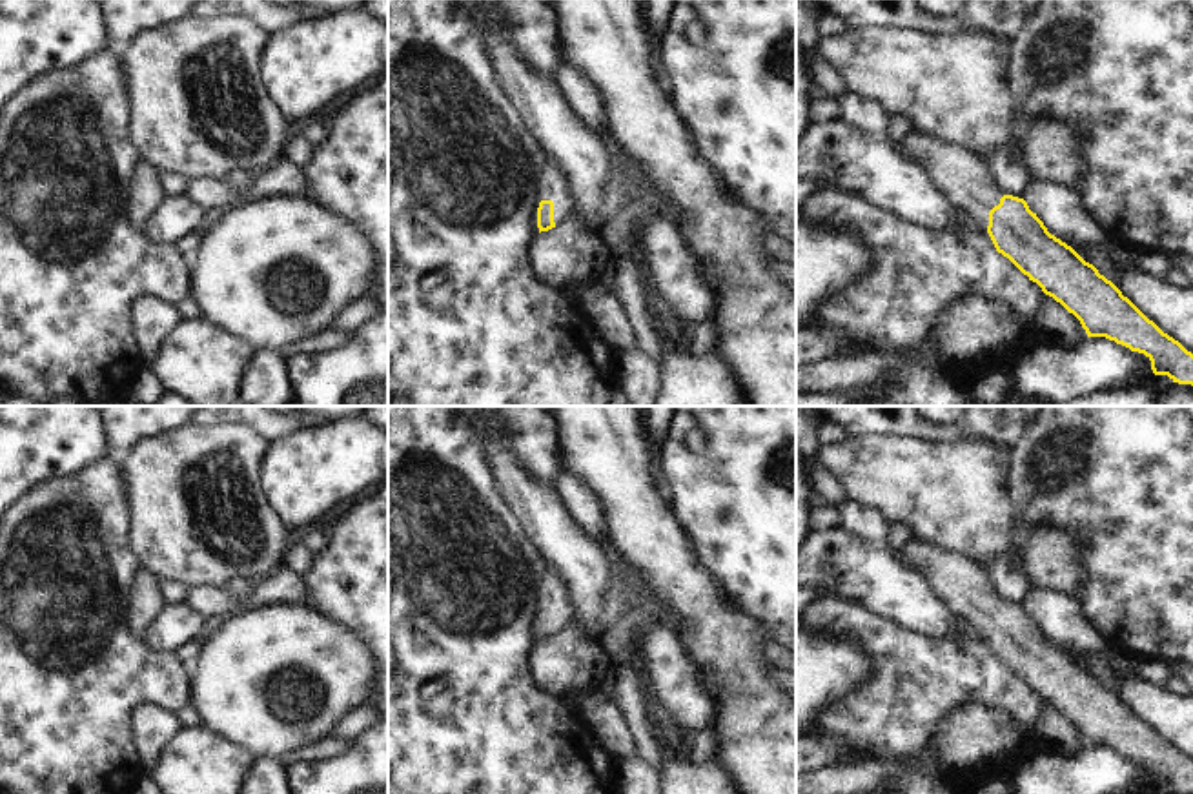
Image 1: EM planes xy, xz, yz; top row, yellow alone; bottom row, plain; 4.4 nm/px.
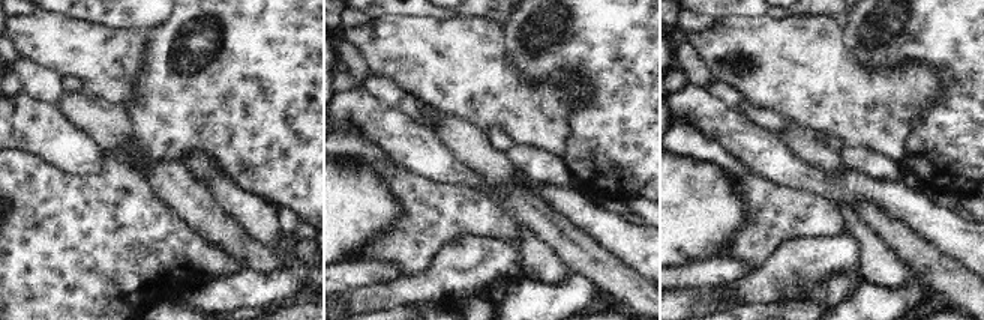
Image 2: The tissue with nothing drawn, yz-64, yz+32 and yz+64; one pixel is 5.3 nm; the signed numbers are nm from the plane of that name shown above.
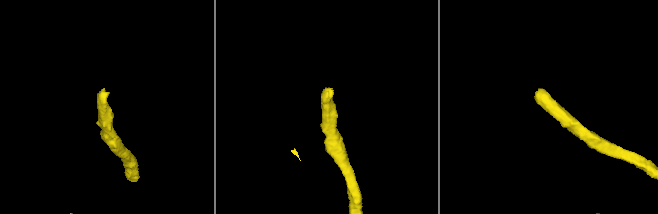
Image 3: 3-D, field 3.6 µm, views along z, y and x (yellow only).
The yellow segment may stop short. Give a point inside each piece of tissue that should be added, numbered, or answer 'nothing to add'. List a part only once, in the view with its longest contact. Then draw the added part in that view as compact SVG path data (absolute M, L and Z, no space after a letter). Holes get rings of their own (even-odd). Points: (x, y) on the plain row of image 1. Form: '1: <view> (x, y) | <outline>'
1: xz (554, 592) | M548 561L546 575L539 586L541 608L554 610L554 630L559 634L577 619L577 606L572 597L572 588L561 570Z

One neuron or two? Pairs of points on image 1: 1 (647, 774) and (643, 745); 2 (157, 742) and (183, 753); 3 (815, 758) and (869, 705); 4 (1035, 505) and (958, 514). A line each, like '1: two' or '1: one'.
1: two
2: two
3: two
4: two

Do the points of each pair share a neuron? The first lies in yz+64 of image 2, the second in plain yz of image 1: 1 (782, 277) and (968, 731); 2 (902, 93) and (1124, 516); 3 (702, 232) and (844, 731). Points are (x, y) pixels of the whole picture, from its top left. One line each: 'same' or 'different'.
1: same
2: different
3: different

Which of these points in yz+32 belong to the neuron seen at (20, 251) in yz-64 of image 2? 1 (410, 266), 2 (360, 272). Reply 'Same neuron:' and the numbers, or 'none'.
Same neuron: 1

